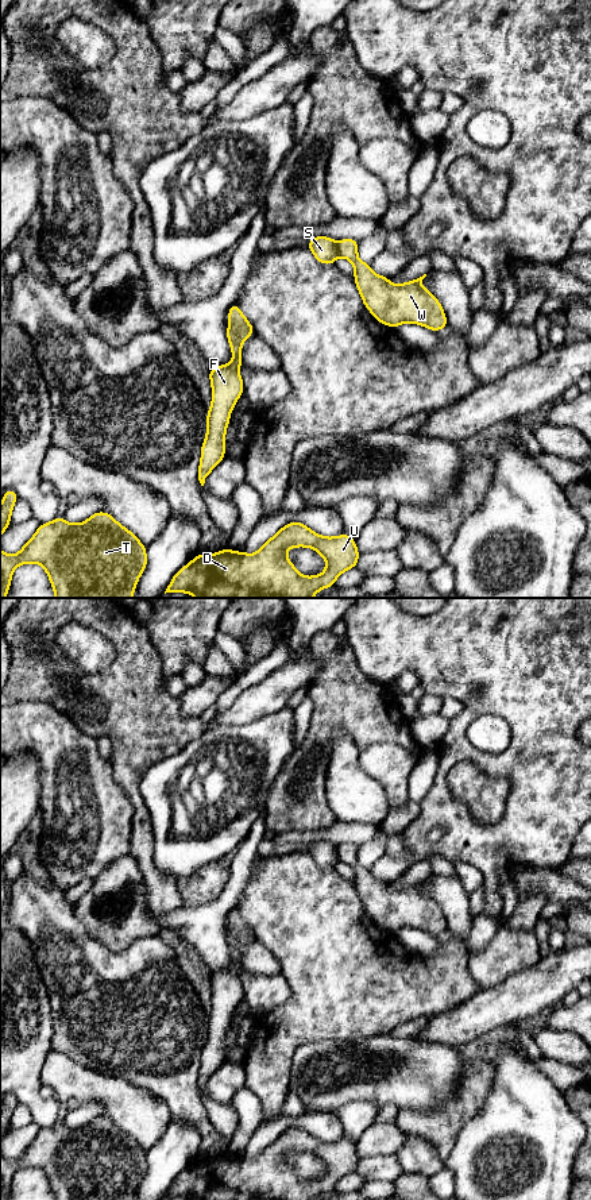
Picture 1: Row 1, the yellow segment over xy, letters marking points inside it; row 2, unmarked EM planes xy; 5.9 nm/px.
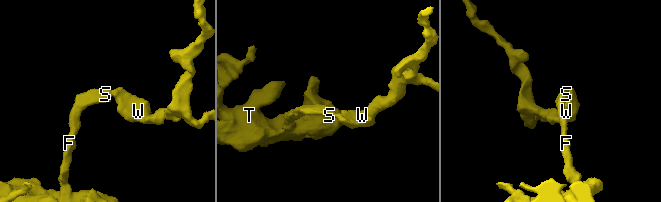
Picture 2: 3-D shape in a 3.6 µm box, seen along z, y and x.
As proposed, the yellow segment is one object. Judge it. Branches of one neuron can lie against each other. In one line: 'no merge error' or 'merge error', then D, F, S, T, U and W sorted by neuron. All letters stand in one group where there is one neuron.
merge error | D F S T U / W

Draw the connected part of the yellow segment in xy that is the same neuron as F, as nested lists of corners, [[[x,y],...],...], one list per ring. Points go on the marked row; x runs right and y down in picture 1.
[[[235,302],[228,309],[229,327],[225,327],[232,350],[232,363],[215,367],[208,377],[212,382],[212,406],[206,417],[206,439],[201,445],[201,462],[198,466],[198,481],[204,486],[208,474],[225,458],[224,441],[229,424],[229,414],[237,398],[244,391],[239,374],[242,360],[242,346],[246,337],[255,335],[251,323],[243,316]]]

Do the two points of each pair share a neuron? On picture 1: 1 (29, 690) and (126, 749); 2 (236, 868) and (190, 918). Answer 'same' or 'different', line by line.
1: same
2: same

